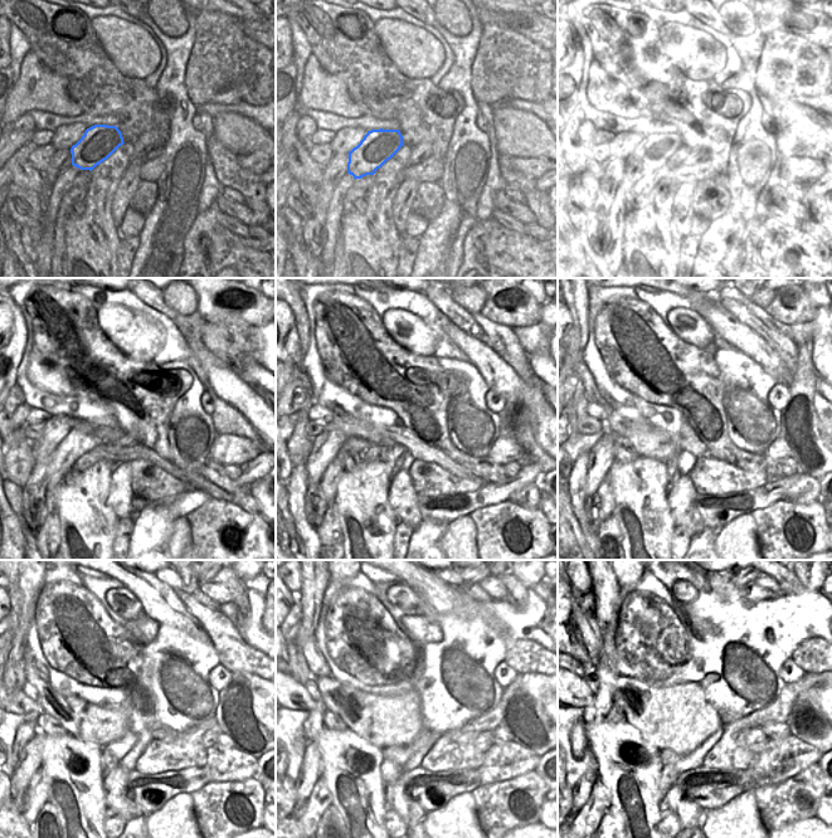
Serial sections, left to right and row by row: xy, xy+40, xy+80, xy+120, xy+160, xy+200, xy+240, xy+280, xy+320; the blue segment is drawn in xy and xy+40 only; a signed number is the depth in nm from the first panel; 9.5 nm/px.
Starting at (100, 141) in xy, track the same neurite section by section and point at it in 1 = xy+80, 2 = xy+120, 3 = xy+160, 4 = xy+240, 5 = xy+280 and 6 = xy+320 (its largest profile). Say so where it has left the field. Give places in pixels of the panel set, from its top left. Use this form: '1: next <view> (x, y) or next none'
1: next xy+80 (656, 150)
2: next xy+120 (83, 437)
3: next xy+160 (353, 447)
4: next xy+240 (37, 795)
5: next xy+280 (309, 814)
6: next xy+320 (590, 815)

